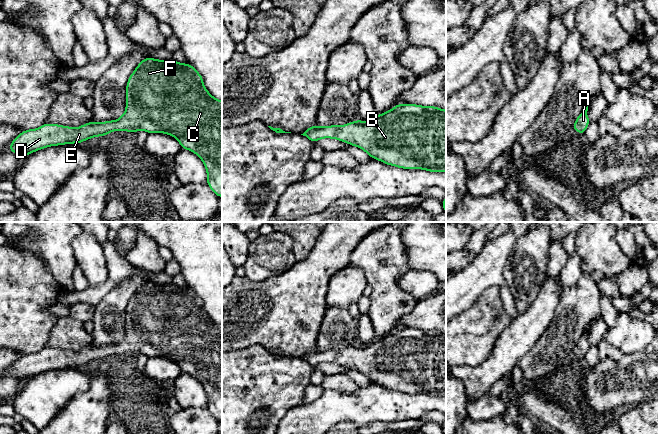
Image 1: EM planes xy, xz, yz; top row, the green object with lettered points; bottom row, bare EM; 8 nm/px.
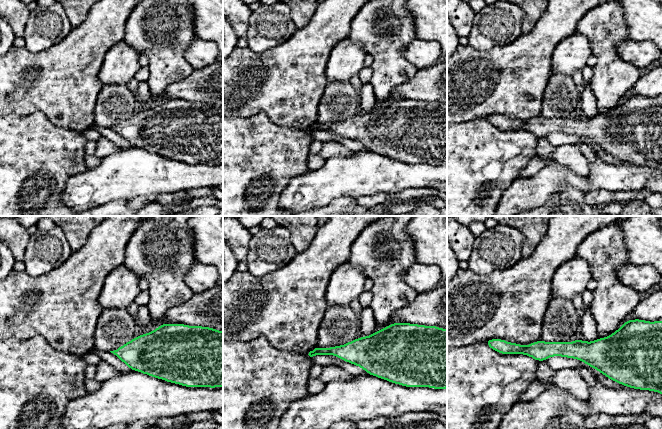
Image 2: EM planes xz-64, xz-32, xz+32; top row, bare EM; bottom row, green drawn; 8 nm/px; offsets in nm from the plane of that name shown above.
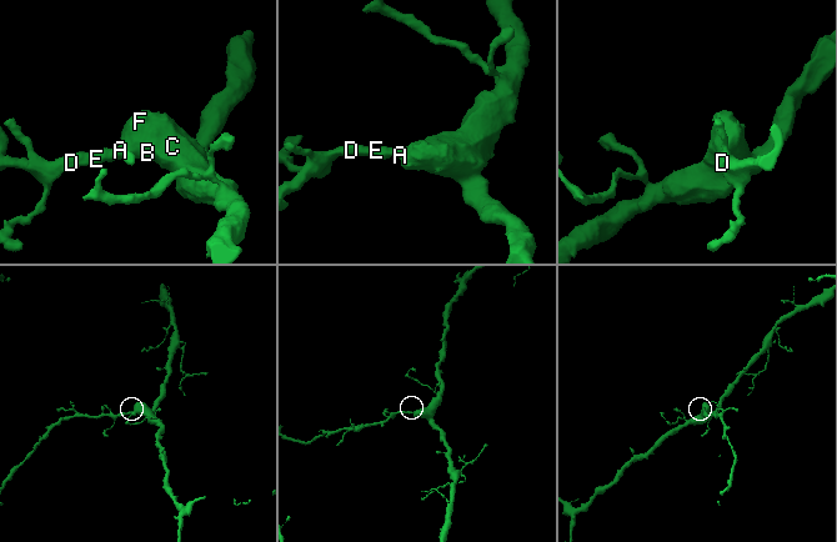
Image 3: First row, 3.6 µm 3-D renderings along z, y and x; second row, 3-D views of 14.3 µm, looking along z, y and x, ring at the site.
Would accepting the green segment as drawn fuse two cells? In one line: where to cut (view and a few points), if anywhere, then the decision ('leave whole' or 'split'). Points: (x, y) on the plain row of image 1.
no cut; leave whole

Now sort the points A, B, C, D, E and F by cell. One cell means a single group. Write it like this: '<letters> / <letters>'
A B C D E F

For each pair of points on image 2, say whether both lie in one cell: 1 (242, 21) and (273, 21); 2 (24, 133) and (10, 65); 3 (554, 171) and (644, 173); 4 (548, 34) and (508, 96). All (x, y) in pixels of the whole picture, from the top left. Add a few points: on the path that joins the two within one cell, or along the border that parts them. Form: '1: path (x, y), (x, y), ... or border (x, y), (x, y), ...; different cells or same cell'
1: border (252, 11), (249, 17), (248, 31), (245, 36); different cells
2: border (10, 113), (25, 115), (41, 112), (44, 115); different cells
3: path (576, 181), (593, 181), (599, 177), (622, 177); same cell
4: path (535, 49), (523, 66), (522, 75), (517, 81); same cell

